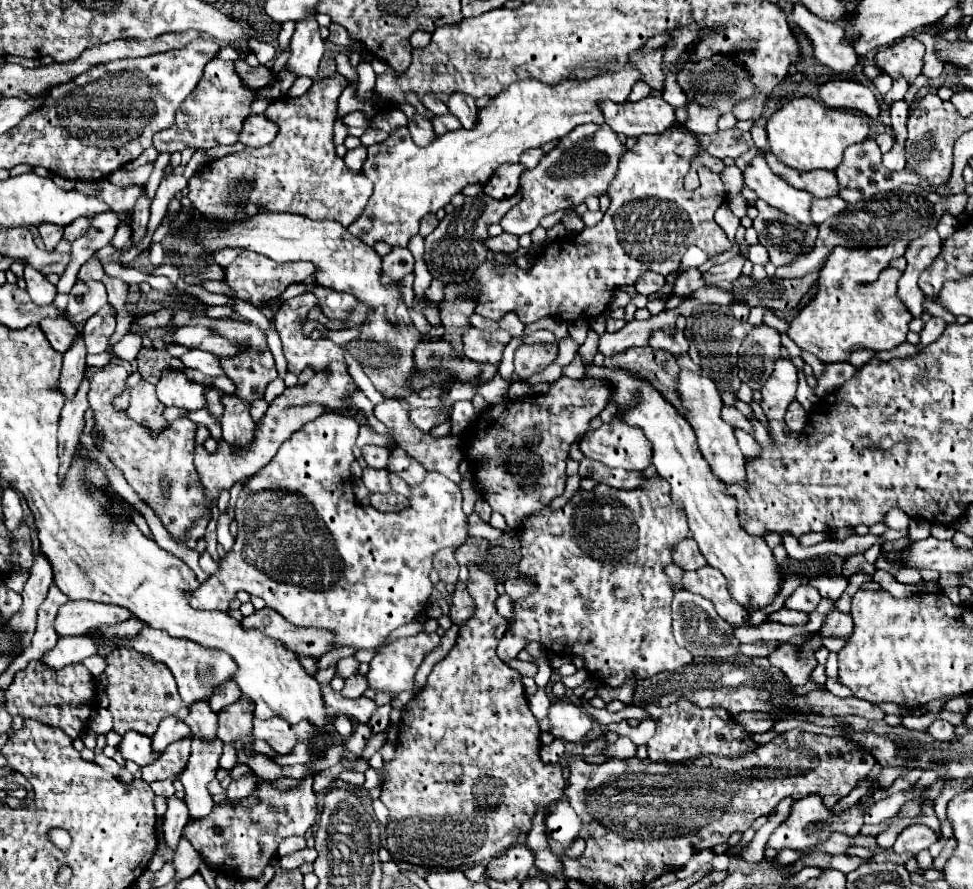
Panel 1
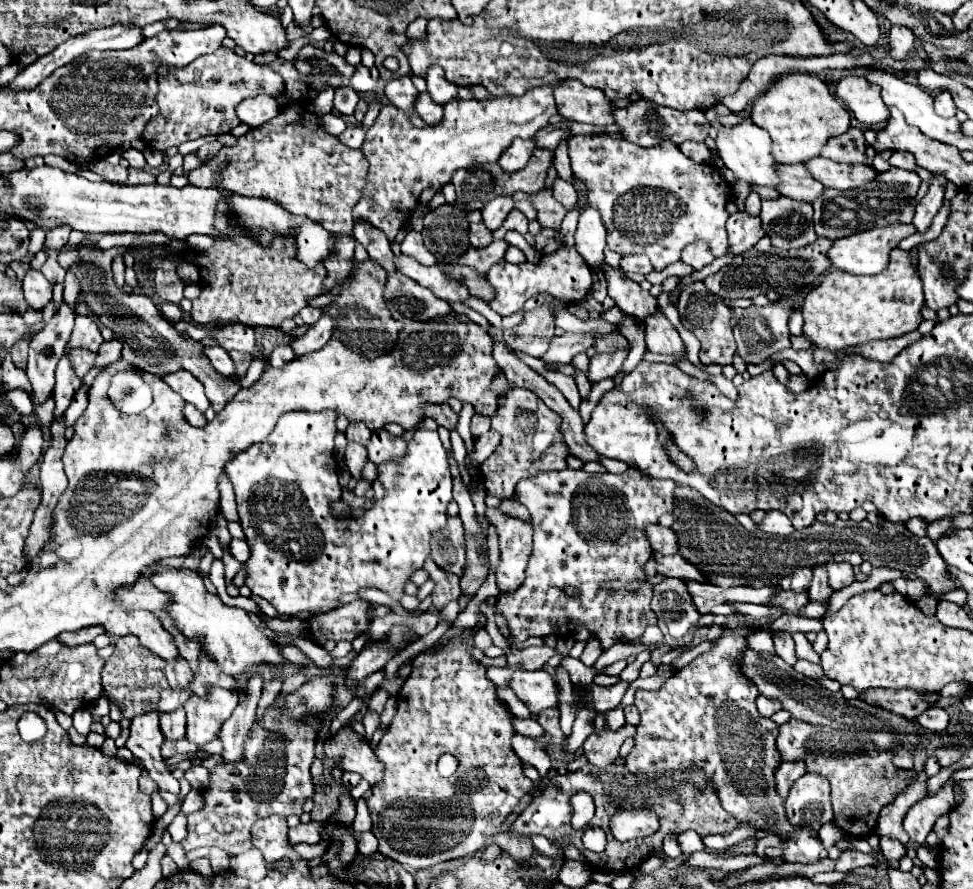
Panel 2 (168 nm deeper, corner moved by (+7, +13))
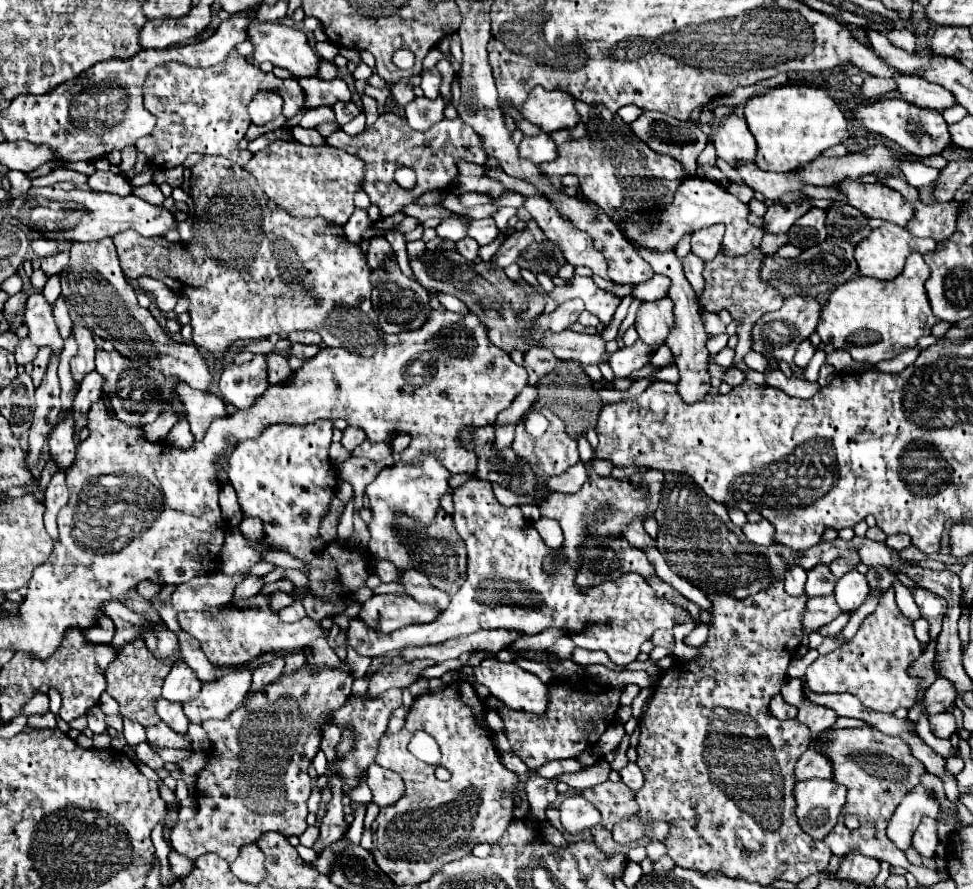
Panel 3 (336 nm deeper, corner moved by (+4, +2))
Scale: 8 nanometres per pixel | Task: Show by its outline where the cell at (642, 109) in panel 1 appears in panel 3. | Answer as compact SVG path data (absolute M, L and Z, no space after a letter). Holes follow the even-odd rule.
M534 87L522 107L522 117L540 125L544 133L572 129L580 123L580 113L576 109L574 97L562 89L546 91L542 87Z

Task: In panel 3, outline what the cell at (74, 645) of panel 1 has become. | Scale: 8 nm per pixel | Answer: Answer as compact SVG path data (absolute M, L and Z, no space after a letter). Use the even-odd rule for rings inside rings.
M102 617L96 627L84 631L84 637L86 637L88 643L94 643L94 645L110 643L112 637L114 637L114 623L112 623L112 619L110 617Z

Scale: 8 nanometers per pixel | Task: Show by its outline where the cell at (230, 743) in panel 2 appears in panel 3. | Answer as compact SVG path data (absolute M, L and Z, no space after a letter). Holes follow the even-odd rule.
M276 659L276 661L272 661L272 663L262 663L262 665L258 665L258 667L252 671L252 687L250 687L248 697L254 697L258 691L262 691L262 689L268 687L270 683L274 683L274 681L282 675L282 669L284 669L284 661L282 661L282 659Z

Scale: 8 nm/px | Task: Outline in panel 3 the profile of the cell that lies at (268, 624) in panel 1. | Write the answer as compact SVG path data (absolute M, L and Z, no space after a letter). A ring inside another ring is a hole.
M374 595L358 615L362 623L378 631L396 631L412 623L430 623L438 617L438 607L416 603L410 595Z

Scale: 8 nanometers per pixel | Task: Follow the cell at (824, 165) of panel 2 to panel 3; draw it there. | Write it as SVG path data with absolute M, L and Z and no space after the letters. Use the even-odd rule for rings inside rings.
M844 179L836 189L848 199L852 207L872 219L886 219L900 227L912 219L912 205L898 191L882 183L858 183Z

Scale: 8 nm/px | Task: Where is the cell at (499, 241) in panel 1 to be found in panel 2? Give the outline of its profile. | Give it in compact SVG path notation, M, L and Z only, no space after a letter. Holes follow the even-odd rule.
M483 222L469 226L469 244L471 244L473 248L485 248L491 240L493 240L491 230L485 228Z

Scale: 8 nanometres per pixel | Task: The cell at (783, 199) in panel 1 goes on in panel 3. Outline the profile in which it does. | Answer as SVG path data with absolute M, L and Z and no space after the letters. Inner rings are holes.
M726 117L718 121L718 127L712 135L716 155L730 163L732 167L738 167L738 163L750 163L756 155L756 143L754 135L750 135L750 129L746 127L746 121L742 117Z

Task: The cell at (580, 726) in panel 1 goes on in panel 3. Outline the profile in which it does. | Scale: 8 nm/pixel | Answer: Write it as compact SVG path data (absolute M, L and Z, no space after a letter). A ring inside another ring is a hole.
M476 653L470 659L470 665L474 667L474 675L476 675L478 683L486 685L490 689L490 693L494 697L498 697L506 707L510 707L514 711L522 711L522 713L534 713L534 715L546 713L550 689L536 675L520 669L514 663L500 663L500 661L494 661L494 659L486 659L486 655L482 655L482 653Z

